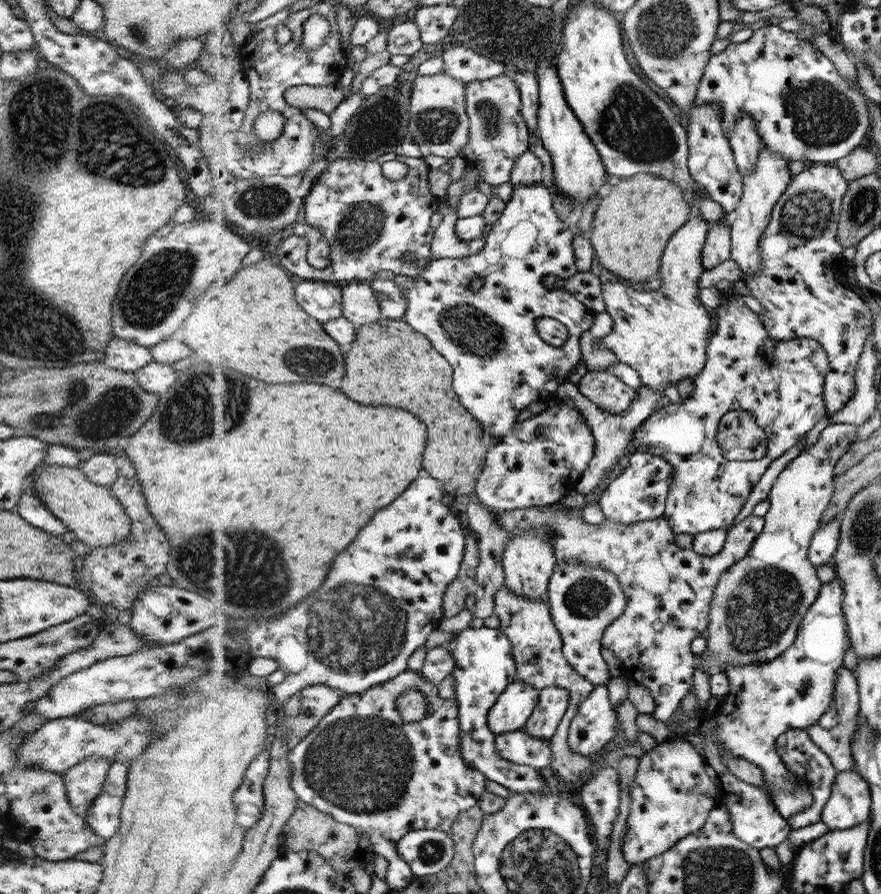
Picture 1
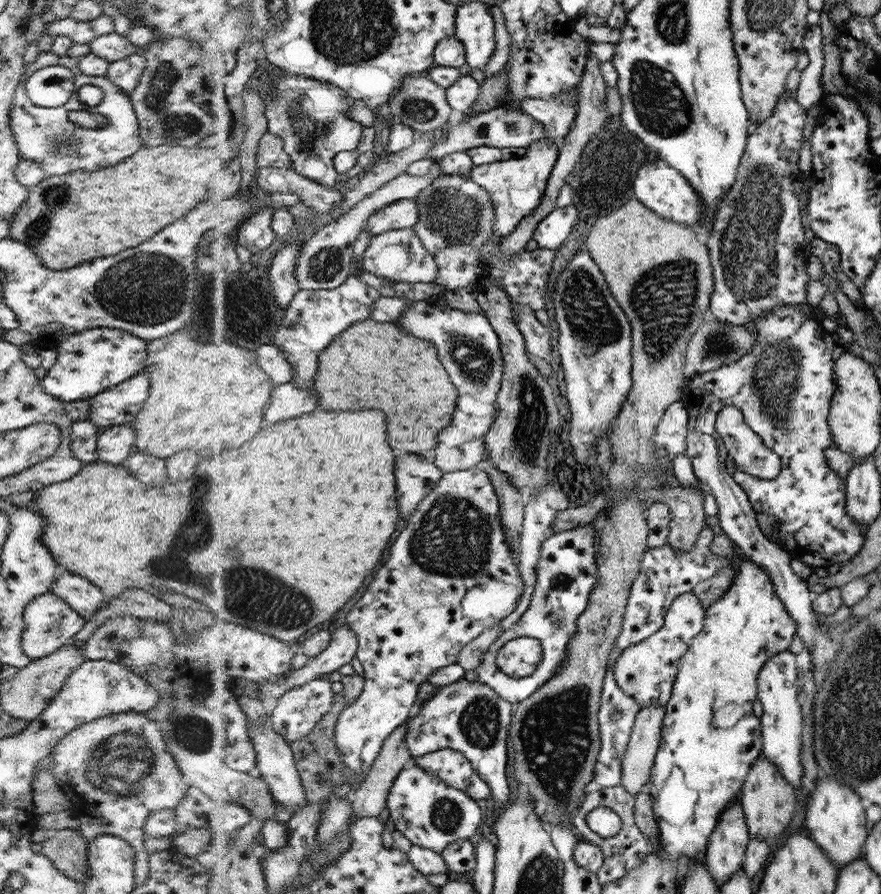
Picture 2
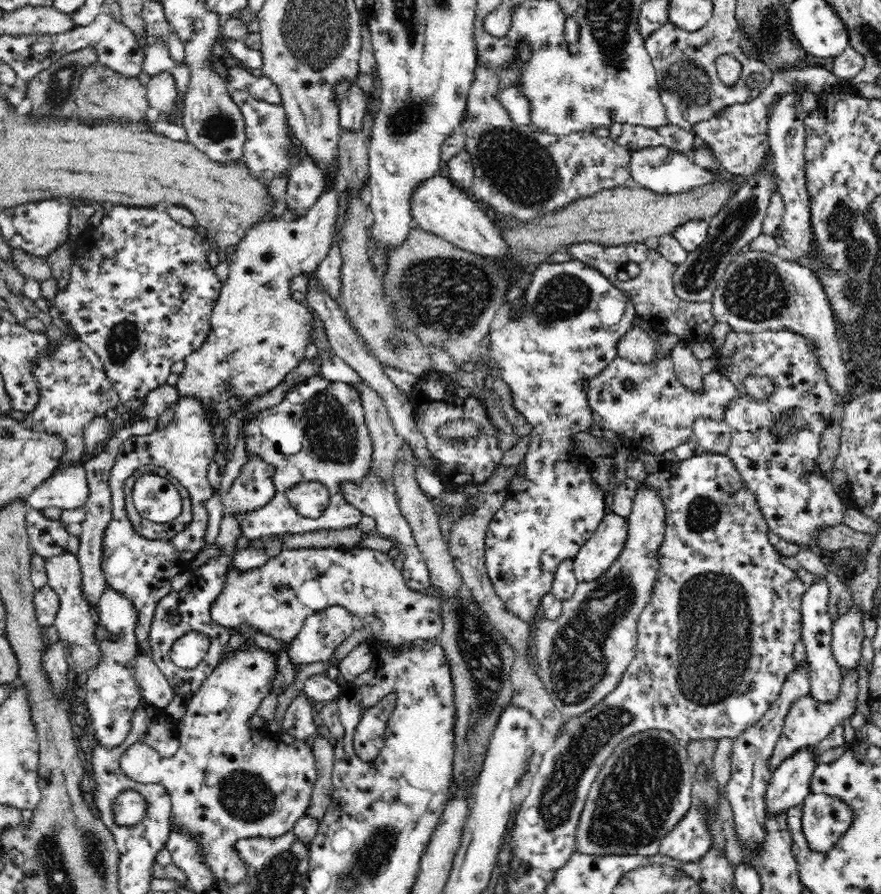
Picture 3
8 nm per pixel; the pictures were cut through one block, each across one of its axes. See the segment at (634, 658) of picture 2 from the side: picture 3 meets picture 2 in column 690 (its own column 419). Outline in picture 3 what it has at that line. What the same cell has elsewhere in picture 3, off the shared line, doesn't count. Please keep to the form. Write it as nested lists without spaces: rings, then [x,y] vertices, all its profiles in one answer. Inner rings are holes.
[[[354,546],[352,548],[295,548],[282,549],[282,552],[264,561],[252,571],[239,572],[233,564],[228,568],[228,577],[220,594],[210,607],[212,620],[216,624],[231,629],[238,626],[250,626],[251,630],[262,632],[287,645],[286,651],[270,652],[276,661],[276,674],[272,682],[272,691],[280,694],[294,679],[300,666],[296,666],[287,655],[289,644],[302,630],[308,616],[322,612],[329,606],[343,606],[353,614],[355,626],[368,629],[370,636],[366,643],[376,653],[382,652],[383,646],[392,647],[392,651],[403,651],[404,647],[414,647],[420,643],[434,643],[443,631],[442,604],[439,598],[408,588],[402,572],[394,566],[387,553],[376,549]]]

